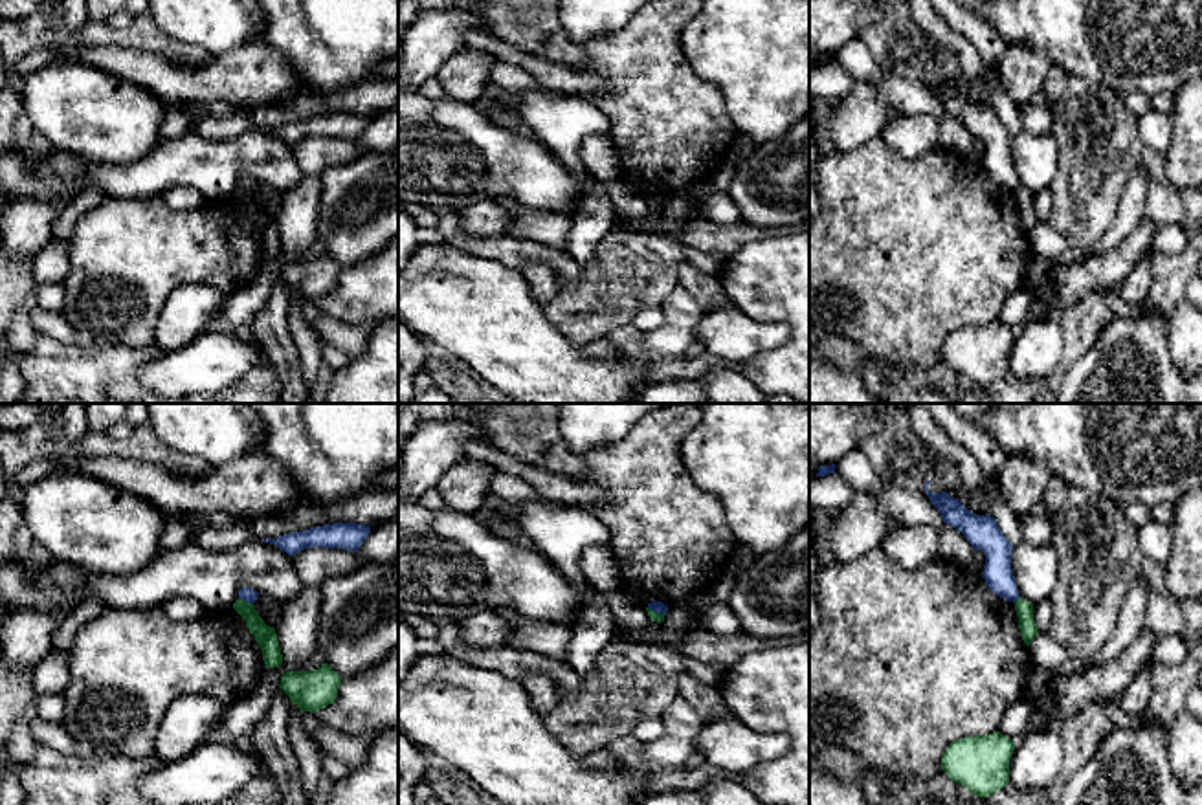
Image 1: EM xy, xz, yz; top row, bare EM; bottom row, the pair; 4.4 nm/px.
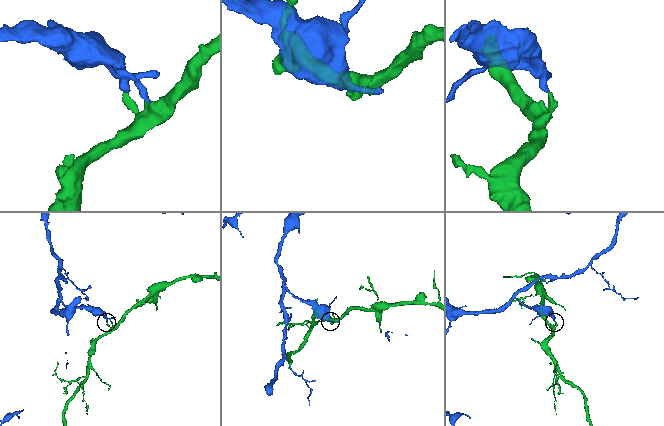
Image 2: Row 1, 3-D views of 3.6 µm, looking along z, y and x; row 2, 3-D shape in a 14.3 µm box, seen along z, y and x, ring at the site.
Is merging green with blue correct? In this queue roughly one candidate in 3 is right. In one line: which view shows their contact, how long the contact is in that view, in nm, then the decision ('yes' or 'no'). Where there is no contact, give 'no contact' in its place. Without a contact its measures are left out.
xy | 70 nm | no

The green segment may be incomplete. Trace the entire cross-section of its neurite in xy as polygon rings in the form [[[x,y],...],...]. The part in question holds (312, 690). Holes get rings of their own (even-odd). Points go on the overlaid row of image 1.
[[[323,664],[305,673],[283,673],[279,688],[292,704],[299,706],[299,711],[316,713],[336,700],[339,684],[341,677],[328,664]]]

